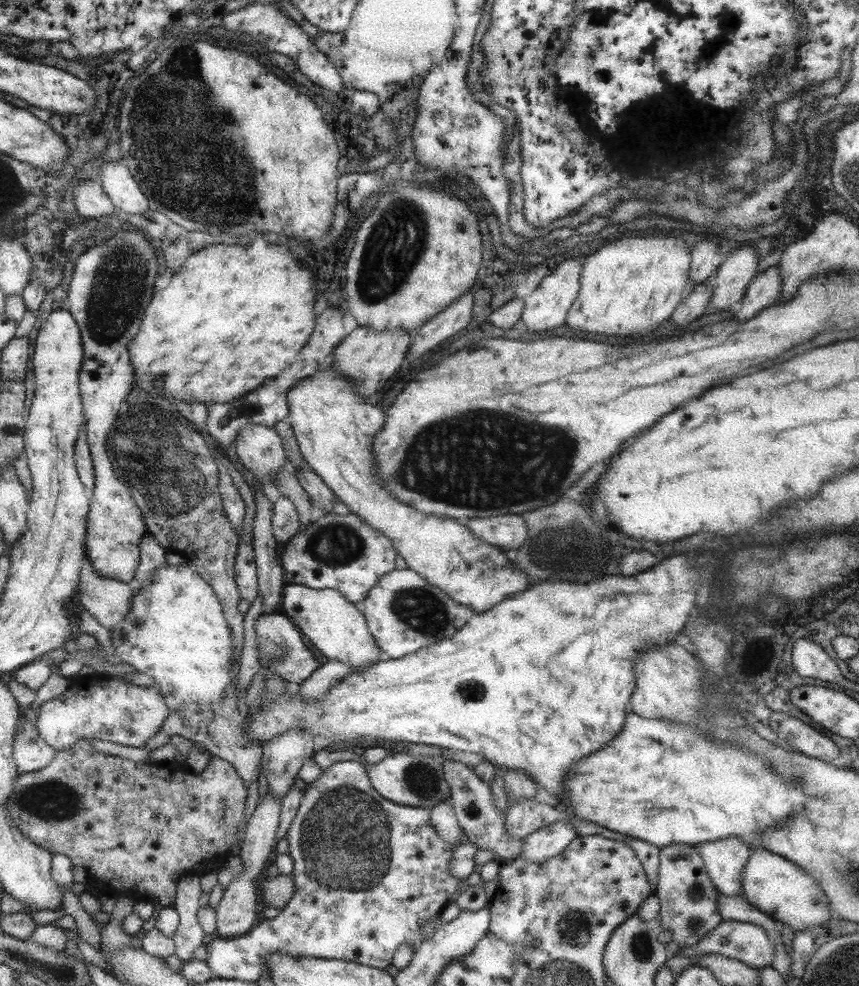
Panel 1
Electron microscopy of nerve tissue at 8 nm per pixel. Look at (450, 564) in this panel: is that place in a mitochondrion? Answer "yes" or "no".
no

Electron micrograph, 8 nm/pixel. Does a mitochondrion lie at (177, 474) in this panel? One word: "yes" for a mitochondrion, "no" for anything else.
yes

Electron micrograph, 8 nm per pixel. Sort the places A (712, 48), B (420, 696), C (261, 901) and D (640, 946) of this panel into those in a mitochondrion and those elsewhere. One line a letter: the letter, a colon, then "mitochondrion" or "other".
A: other
B: other
C: other
D: mitochondrion

